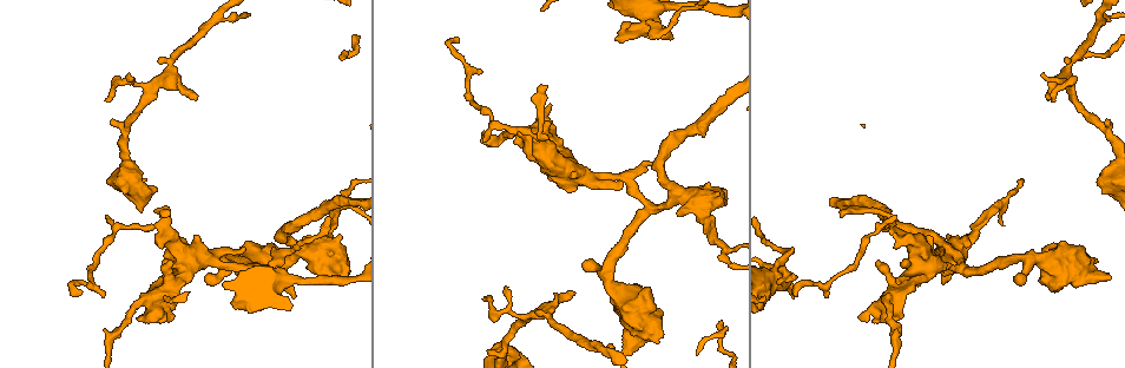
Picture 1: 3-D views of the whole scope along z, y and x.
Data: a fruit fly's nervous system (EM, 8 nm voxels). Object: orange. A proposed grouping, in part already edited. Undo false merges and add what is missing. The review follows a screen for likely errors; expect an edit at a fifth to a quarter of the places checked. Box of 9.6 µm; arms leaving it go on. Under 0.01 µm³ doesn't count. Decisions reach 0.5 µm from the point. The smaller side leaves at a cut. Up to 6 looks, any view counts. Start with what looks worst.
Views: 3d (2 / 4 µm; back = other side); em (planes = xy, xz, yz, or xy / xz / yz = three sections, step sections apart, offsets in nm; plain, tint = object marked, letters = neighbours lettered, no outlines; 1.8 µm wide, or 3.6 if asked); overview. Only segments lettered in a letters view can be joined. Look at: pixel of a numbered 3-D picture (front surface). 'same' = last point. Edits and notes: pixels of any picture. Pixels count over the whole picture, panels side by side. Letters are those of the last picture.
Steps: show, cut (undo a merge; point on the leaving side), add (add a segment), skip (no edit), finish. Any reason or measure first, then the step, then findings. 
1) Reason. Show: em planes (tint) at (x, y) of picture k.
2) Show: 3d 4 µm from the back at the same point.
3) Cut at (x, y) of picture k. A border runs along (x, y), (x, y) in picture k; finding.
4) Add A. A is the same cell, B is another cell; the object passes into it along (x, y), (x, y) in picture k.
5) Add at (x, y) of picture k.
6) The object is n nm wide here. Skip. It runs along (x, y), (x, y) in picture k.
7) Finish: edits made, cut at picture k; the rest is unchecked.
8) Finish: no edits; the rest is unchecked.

Branch stops here. Show: em planes (tint) at (1050, 98) of picture 1.

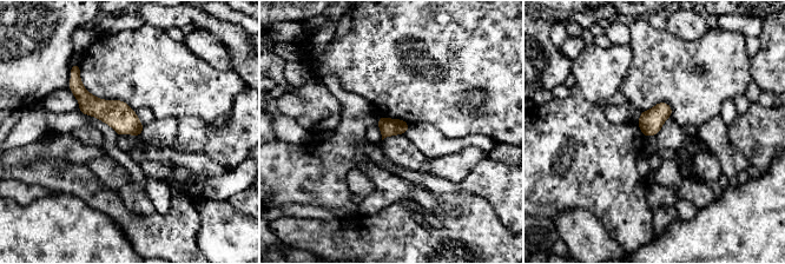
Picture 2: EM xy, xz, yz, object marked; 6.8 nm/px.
Show: em planes (letters) at the same point.

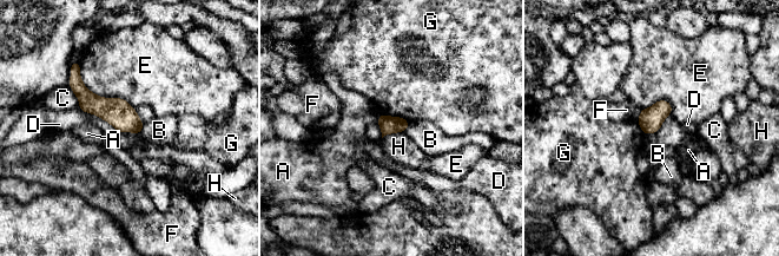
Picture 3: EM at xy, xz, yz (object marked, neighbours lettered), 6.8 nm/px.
The object is 110 nm wide here. Skip. A, B, C, D, E, F, G and H are other cells; a border runs along (671, 112), (657, 131), (645, 135) in picture 3; none of them fits.

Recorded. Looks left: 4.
Thin arm on a thick one. Show: 3d 2 µm from the back at (1030, 256) of picture 1.

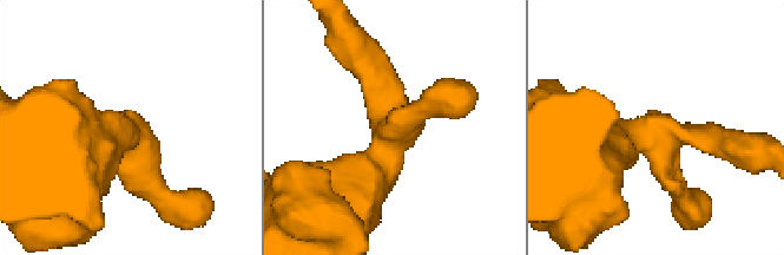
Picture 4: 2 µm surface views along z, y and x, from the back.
3 arms meet here; the arms are 220, 260, 600 nm wide; now the EM. Show: em planes (tint) at (392, 125) of picture 4.

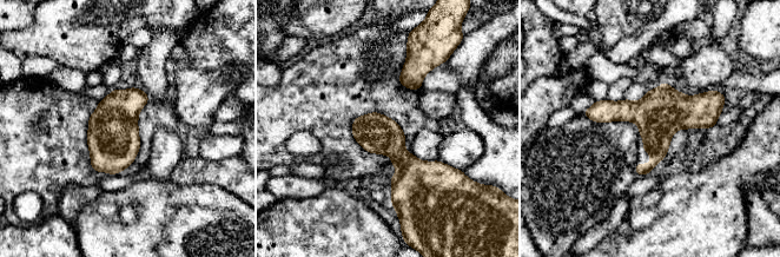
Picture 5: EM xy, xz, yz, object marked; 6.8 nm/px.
See the neighbours. Show: em planes (letters) at the same point.

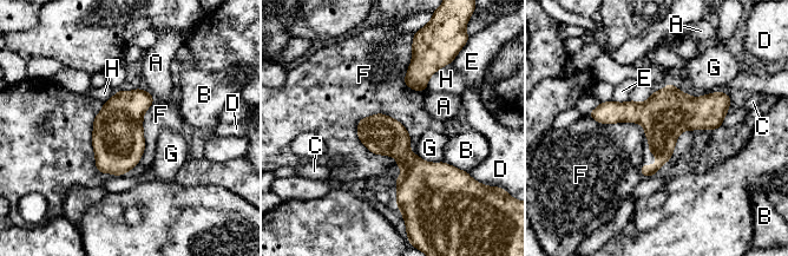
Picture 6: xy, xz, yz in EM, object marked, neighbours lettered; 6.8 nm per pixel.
Skip. A, B, C, D, E, F, G and H are other cells; a border runs along (358, 122), (393, 117), (415, 155) in picture 6; one neuron here.

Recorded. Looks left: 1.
Finish: no edits; the rest is unchecked.

